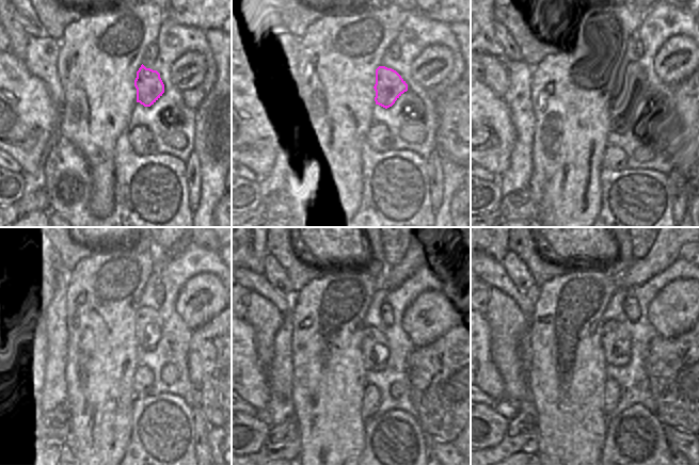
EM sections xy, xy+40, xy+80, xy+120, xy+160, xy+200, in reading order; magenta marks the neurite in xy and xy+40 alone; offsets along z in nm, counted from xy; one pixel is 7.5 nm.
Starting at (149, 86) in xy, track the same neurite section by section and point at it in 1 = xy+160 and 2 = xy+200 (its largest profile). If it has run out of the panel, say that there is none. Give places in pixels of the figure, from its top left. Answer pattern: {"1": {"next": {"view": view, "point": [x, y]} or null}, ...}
{"1": {"next": {"view": "xy+160", "point": [375, 347]}}, "2": {"next": {"view": "xy+200", "point": [616, 341]}}}

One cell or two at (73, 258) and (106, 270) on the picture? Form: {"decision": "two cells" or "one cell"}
{"decision": "two cells"}

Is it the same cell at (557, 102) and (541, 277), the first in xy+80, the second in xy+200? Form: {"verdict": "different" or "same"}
{"verdict": "different"}

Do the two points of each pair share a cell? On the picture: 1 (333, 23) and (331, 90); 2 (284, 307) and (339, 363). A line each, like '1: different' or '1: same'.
1: same
2: different

